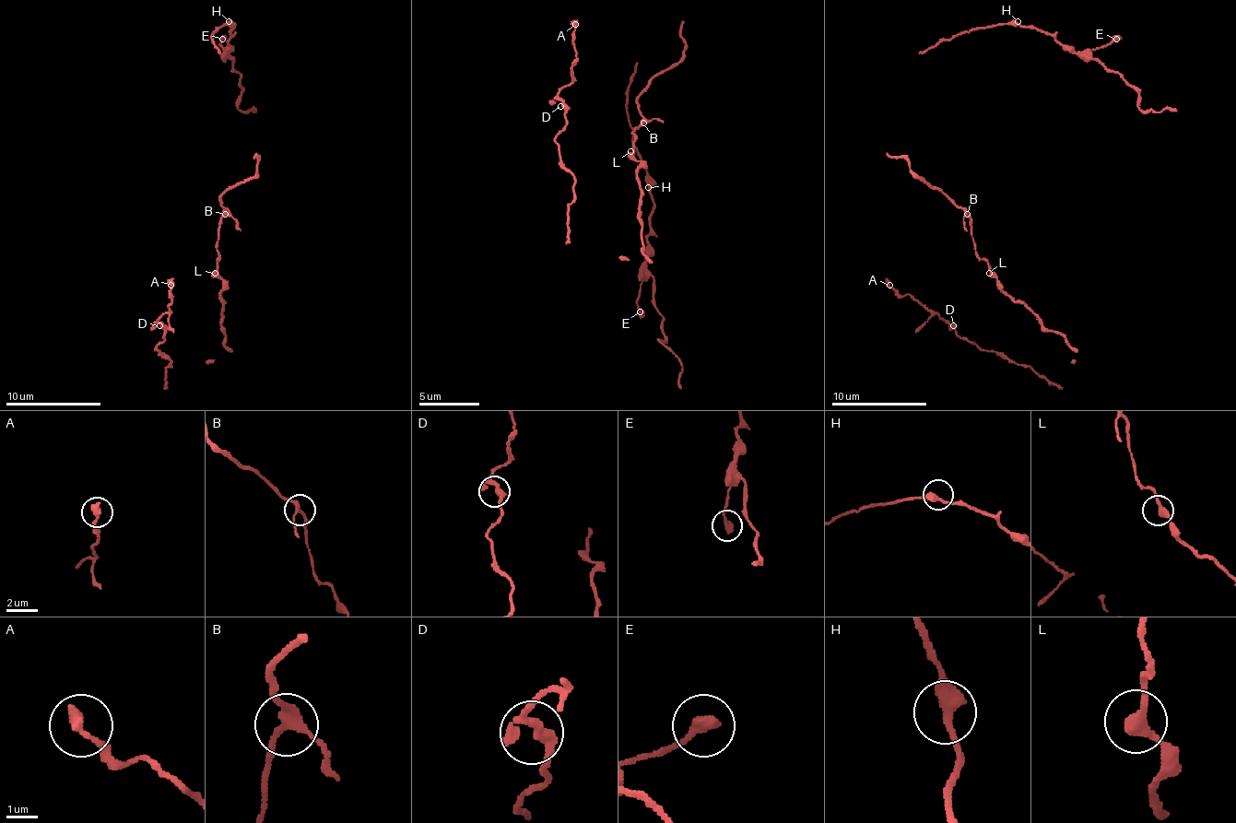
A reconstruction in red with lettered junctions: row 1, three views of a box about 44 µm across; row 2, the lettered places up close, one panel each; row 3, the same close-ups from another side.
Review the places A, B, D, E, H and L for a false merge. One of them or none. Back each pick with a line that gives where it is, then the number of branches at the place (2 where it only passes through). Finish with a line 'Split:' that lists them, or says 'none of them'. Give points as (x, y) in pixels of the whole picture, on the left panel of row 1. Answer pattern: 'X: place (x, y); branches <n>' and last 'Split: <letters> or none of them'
Split: none of them

